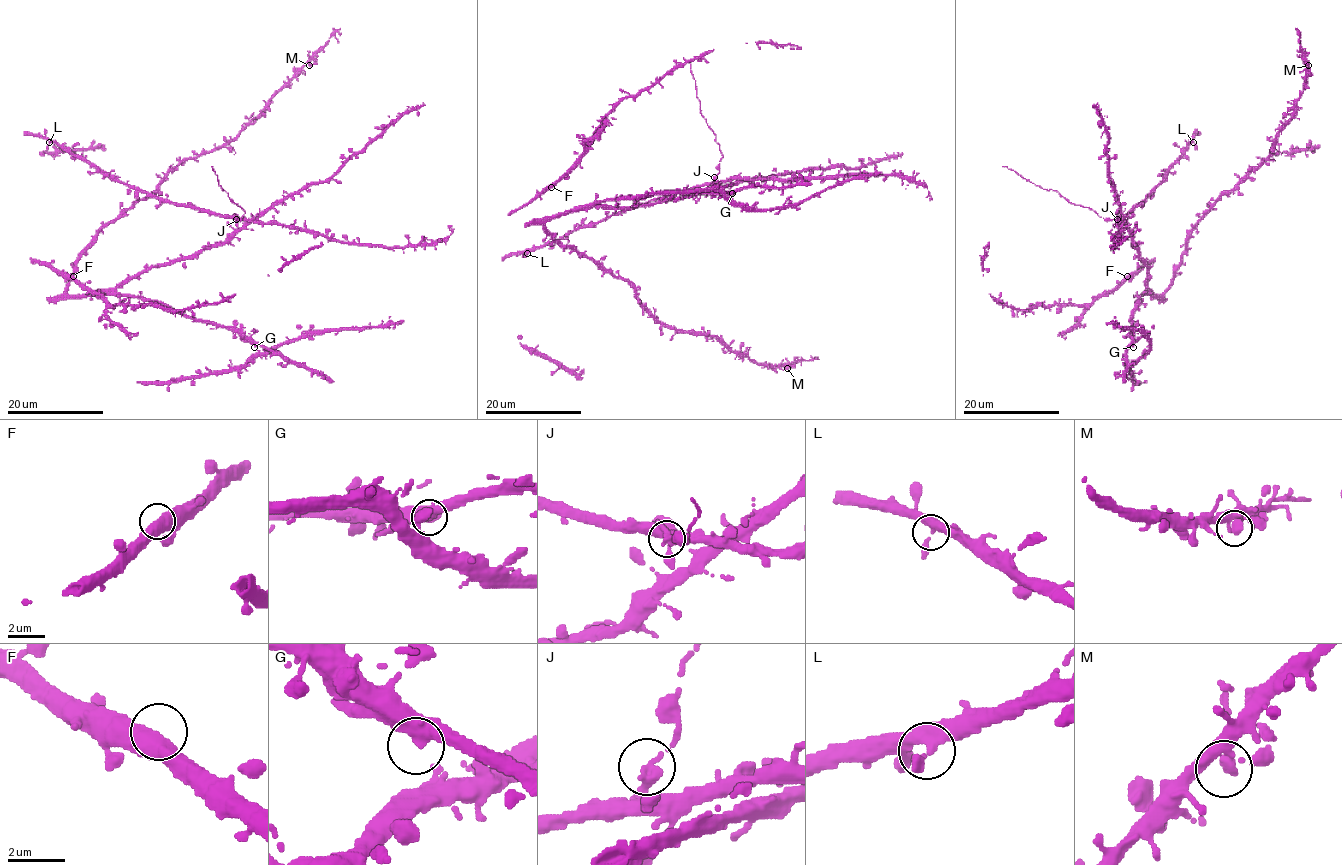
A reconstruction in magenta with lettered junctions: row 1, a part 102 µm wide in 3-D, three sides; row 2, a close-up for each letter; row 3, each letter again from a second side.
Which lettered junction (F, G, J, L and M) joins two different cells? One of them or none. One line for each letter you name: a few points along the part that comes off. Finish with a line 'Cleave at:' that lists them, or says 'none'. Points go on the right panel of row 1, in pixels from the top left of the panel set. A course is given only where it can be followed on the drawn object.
Cleave at: none

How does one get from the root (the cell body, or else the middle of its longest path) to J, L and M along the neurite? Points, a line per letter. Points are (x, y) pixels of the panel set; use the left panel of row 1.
J: (151, 266), (191, 259), (205, 249), (227, 243), (252, 220), (236, 219)
L: (151, 266), (191, 259), (205, 249), (222, 246), (252, 220), (218, 216), (162, 200), (105, 176), (49, 142)
M: (151, 266), (110, 289), (67, 294), (79, 255), (103, 228), (151, 195), (184, 160), (224, 147), (309, 65)

